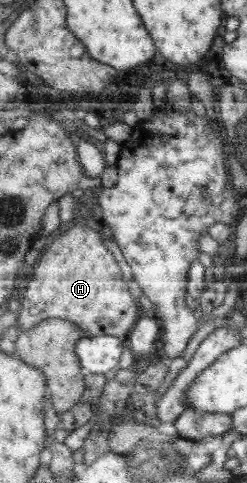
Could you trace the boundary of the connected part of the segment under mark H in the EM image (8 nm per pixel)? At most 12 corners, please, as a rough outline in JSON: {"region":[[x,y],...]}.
{"region":[[65,227],[16,325],[66,318],[126,339],[138,308],[98,234]]}

